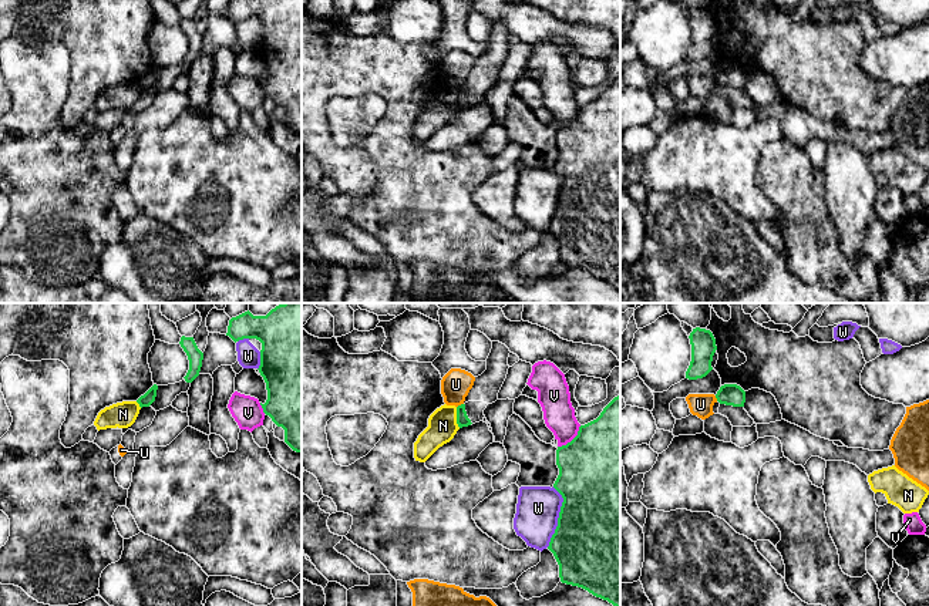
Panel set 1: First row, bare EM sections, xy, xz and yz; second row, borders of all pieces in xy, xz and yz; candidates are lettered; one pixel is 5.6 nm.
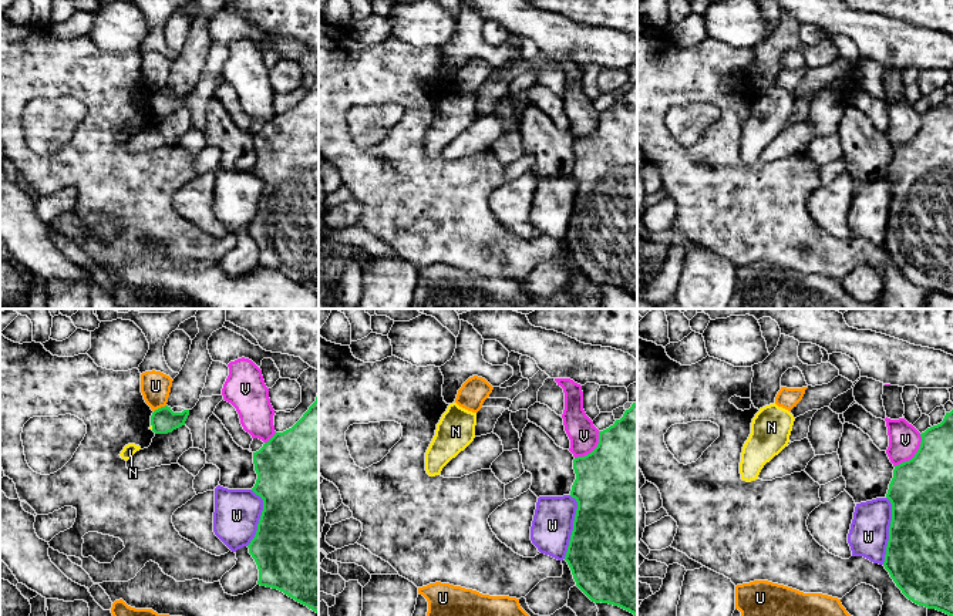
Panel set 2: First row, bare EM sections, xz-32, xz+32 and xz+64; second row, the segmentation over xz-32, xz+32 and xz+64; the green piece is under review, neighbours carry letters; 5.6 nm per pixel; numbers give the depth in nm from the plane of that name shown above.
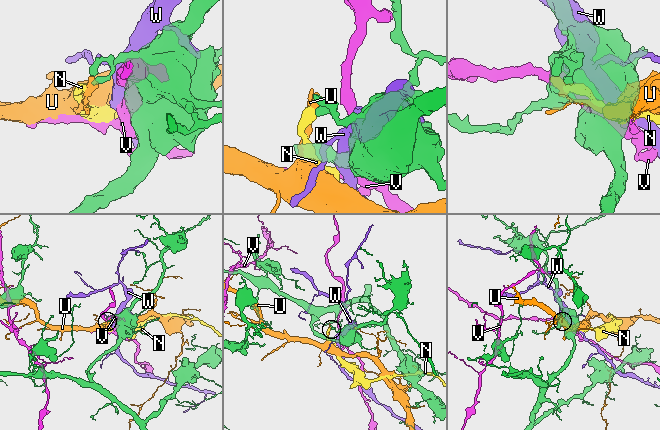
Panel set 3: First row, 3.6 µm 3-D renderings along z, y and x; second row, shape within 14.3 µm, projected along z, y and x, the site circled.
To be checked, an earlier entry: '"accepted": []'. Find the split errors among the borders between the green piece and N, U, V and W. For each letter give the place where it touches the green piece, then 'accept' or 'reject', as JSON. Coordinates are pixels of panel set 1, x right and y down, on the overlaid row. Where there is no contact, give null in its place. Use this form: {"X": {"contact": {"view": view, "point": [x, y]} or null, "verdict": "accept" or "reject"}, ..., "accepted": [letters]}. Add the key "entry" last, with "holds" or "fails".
{"N": {"contact": {"view": "xz", "point": [457, 417]}, "verdict": "reject"}, "U": {"contact": {"view": "xz", "point": [461, 404]}, "verdict": "reject"}, "V": {"contact": {"view": "xz", "point": [572, 440]}, "verdict": "reject"}, "W": {"contact": {"view": "xz", "point": [559, 517]}, "verdict": "reject"}, "accepted": [], "entry": "holds"}

